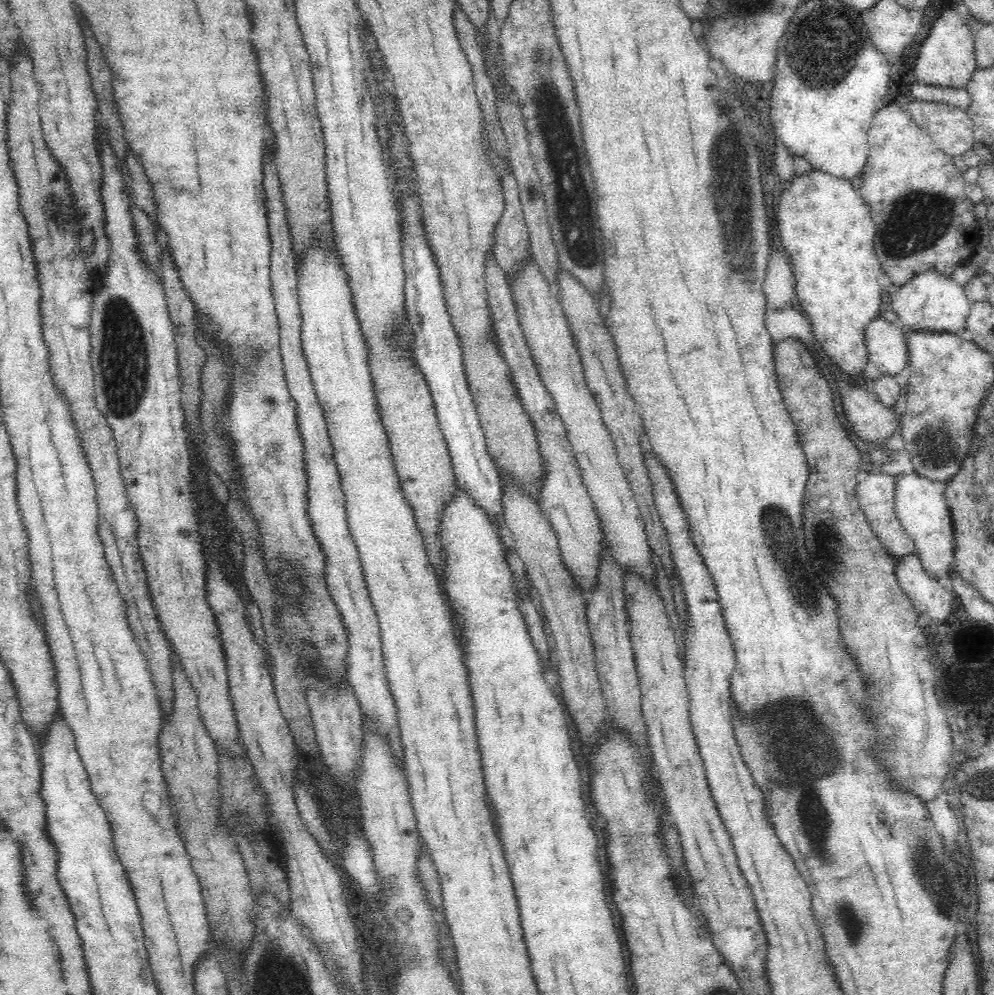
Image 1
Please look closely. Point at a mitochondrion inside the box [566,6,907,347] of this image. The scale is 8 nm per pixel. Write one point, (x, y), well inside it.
(734, 192)

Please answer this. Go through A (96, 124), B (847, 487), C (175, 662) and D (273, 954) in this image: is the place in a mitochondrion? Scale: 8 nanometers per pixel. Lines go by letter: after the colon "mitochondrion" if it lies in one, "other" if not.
A: other
B: other
C: other
D: mitochondrion

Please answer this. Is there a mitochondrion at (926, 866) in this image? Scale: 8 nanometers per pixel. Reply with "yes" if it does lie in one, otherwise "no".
yes

